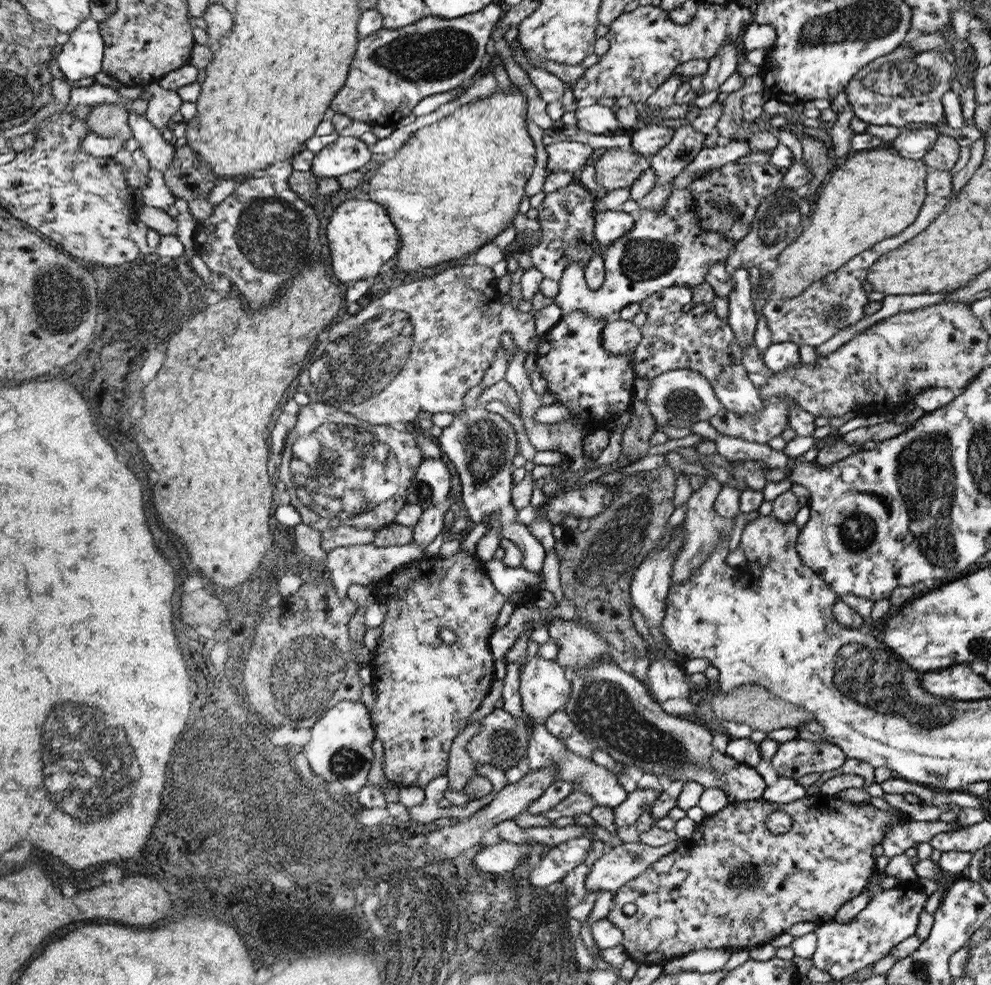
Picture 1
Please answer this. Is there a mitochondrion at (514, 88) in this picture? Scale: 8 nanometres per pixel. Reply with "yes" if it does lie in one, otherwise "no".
no

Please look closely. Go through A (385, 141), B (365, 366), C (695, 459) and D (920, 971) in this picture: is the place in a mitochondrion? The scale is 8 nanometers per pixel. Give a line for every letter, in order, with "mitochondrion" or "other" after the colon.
A: other
B: mitochondrion
C: other
D: mitochondrion

